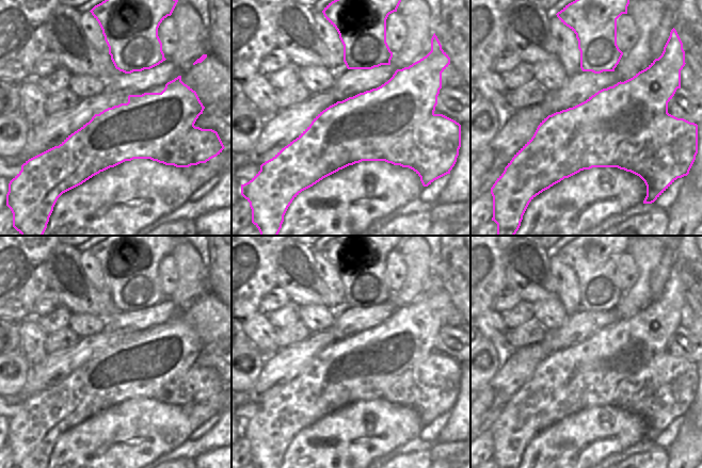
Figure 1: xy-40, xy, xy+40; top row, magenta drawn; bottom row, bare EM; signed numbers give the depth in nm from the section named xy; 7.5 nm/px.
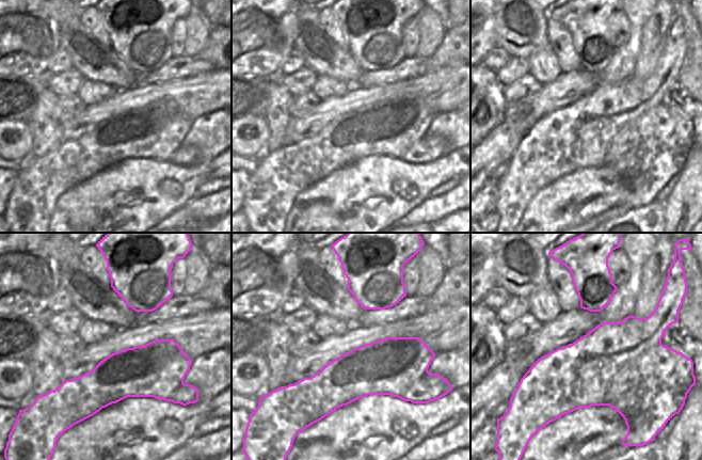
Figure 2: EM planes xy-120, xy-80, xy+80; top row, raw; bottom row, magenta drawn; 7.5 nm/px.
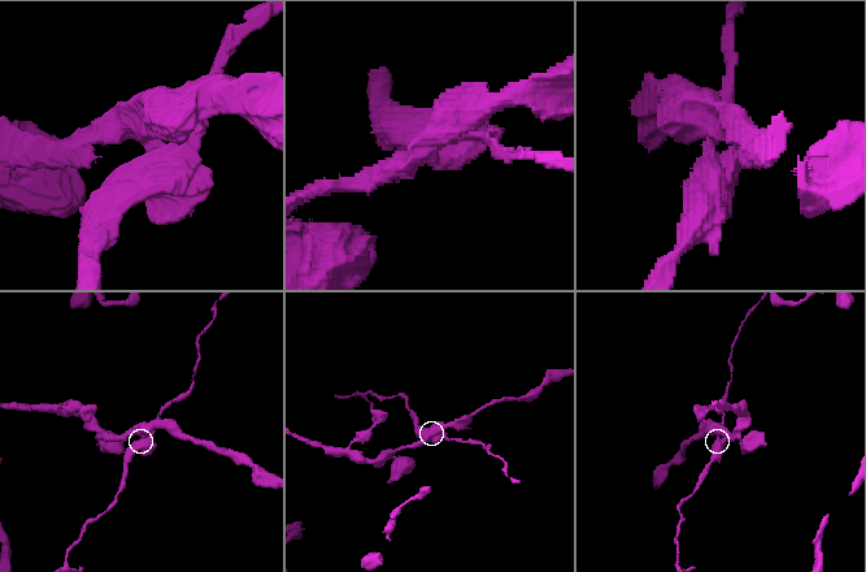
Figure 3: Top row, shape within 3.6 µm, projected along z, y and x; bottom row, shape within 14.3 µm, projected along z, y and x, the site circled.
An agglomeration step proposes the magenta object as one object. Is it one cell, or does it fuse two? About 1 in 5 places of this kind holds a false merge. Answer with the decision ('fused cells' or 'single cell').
fused cells

